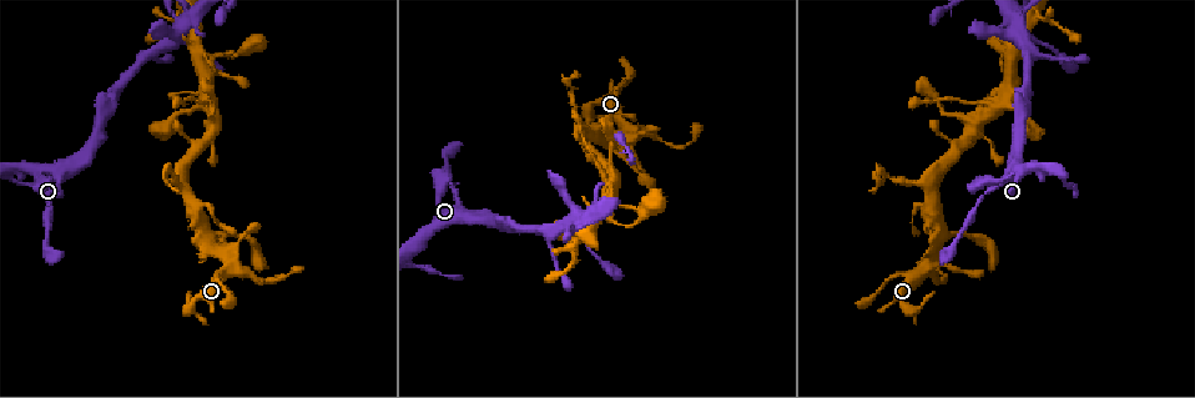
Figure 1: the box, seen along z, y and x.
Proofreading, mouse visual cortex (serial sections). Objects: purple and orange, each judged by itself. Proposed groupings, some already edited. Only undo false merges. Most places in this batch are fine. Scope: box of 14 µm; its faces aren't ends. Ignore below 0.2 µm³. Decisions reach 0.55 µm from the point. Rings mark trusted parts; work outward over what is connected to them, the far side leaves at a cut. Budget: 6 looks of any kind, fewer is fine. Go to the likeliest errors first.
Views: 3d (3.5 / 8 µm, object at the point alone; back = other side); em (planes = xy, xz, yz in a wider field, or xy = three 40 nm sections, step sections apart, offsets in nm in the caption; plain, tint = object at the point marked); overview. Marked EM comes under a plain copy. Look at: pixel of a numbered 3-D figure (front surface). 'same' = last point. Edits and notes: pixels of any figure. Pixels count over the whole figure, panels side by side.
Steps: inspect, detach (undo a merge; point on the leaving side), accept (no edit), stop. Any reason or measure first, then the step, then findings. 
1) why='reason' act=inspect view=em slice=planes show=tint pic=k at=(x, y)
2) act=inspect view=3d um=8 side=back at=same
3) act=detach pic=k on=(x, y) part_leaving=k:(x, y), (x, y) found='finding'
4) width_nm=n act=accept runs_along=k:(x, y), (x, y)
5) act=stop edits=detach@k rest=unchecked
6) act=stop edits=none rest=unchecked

why='side arm on a straight run' act=inspect view=3d um=3.5 side=back pic=1 at=(218, 252)

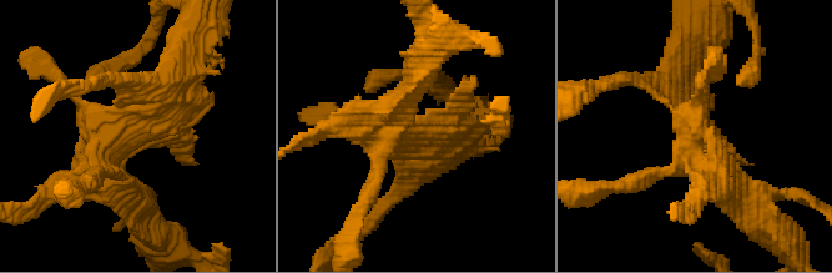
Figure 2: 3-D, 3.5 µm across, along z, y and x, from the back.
why='need the tissue' act=inspect view=em slice=xy step=1 show=tint pic=2 at=(139, 130)

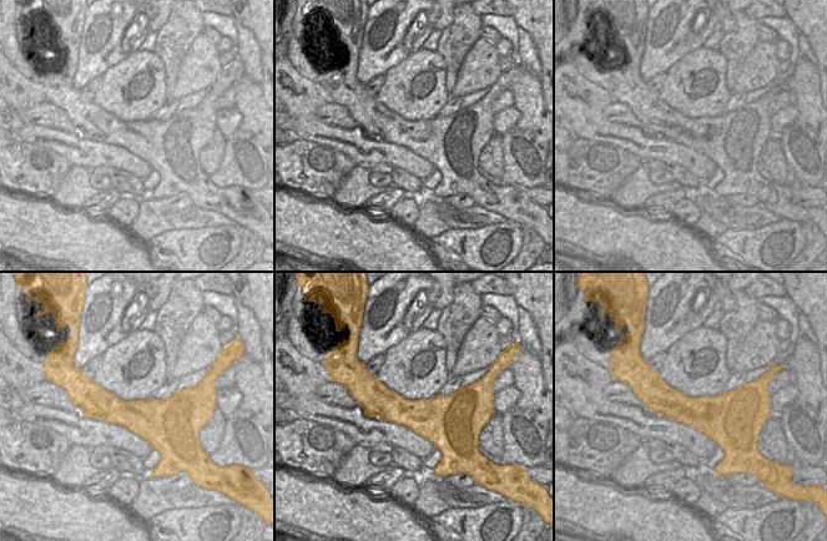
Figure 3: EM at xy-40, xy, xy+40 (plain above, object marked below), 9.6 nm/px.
act=inspect view=em slice=xy step=2 show=tint at=same

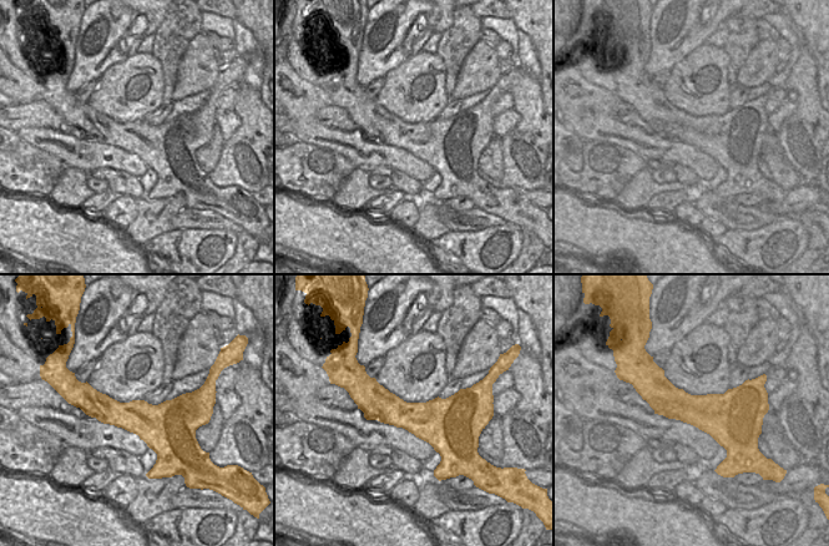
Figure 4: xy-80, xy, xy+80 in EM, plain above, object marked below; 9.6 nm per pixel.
act=accept runs_along=2:(119, 187), (107, 152), (169, 114), (180, 71) found='continuous, no second cell'

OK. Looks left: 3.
why='three arms meet' act=inspect view=3d um=3.5 pic=1 at=(1006, 100)

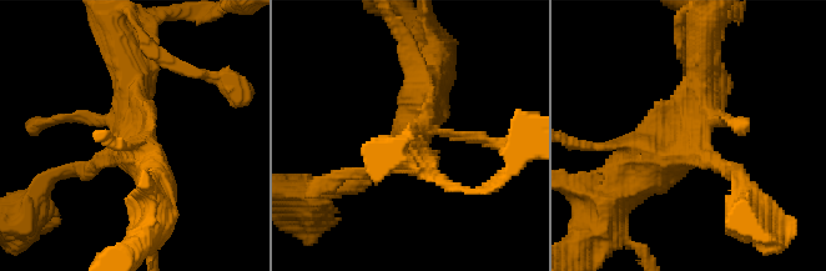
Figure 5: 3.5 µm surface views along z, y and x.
act=accept runs_along=5:(626, 189), (688, 146), (703, 66) found='one cell here'

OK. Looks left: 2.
why='thick turns thin' act=inspect view=3d um=3.5 pic=1 at=(32, 167)

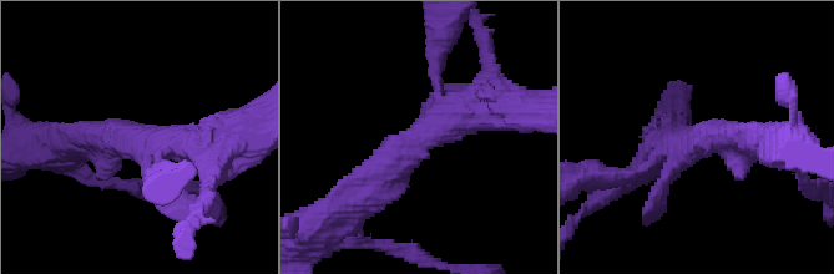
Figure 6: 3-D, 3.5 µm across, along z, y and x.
act=inspect view=em slice=xy step=1 show=tint pic=6 at=(700, 138)

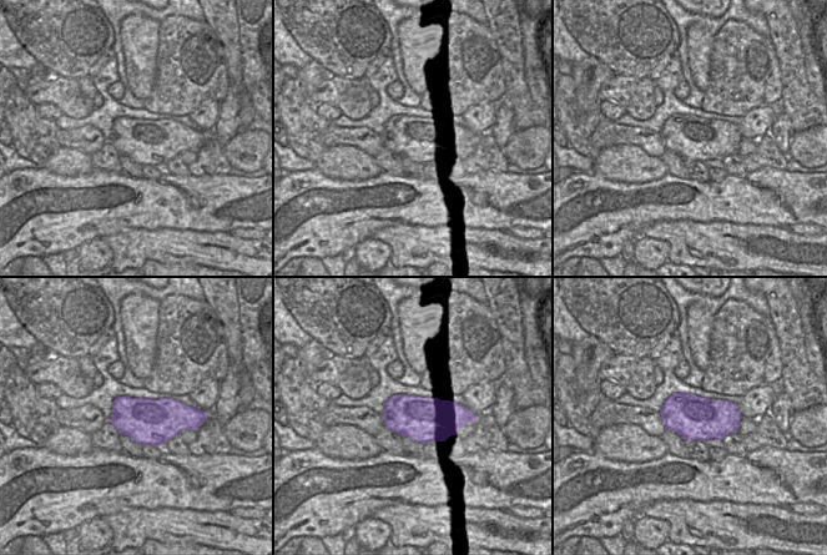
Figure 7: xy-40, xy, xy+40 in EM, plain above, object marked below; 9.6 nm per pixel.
act=accept runs_along=6:(450, 97), (355, 202) found='all the same cell'

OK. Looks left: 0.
act=stop edits=none rest=unchecked

